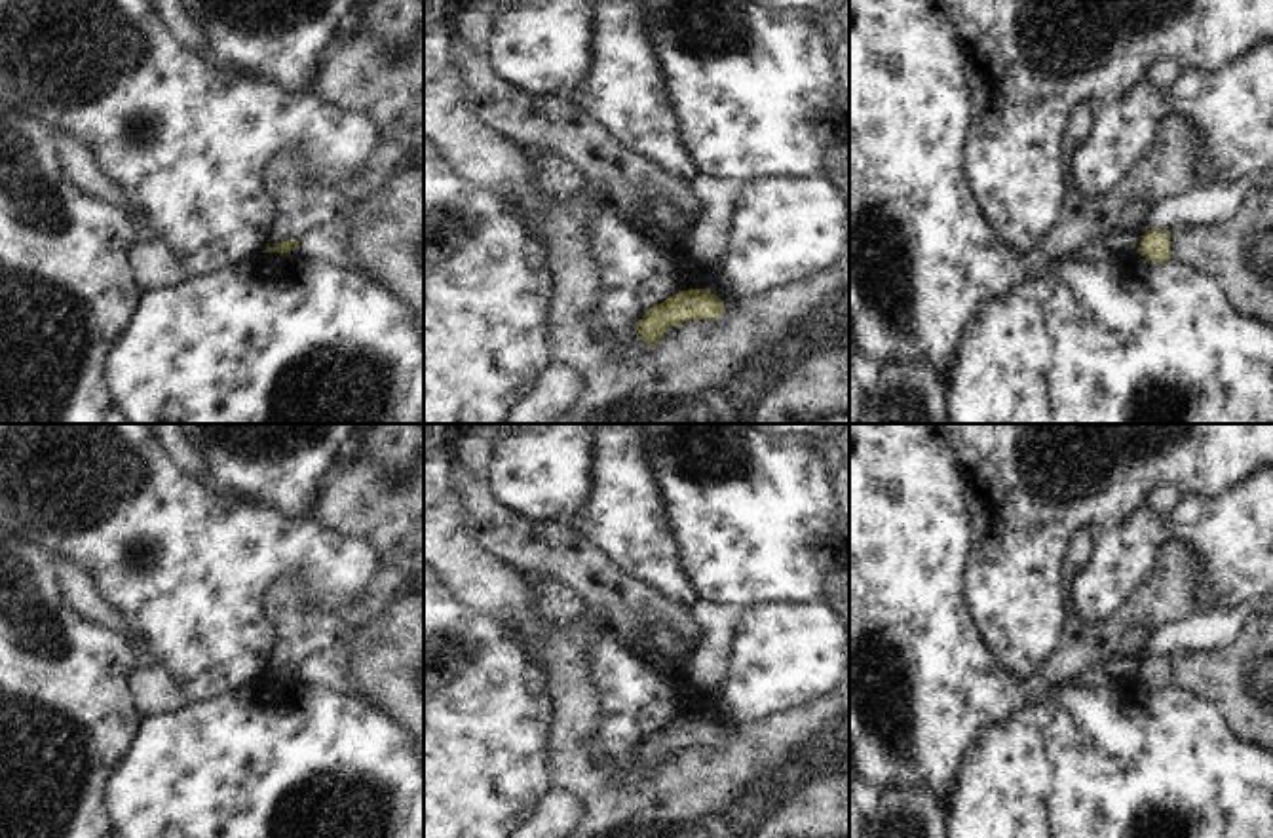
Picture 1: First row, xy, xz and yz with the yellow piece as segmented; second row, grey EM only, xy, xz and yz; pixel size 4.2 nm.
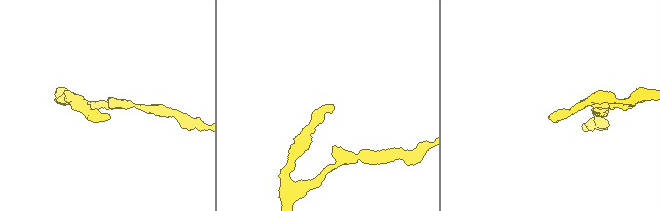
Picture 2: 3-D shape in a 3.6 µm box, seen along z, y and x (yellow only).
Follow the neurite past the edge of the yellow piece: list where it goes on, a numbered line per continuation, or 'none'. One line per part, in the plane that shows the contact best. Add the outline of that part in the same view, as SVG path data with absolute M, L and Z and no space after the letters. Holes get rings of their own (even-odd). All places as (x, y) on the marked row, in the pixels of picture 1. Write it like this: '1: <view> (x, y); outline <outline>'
none

